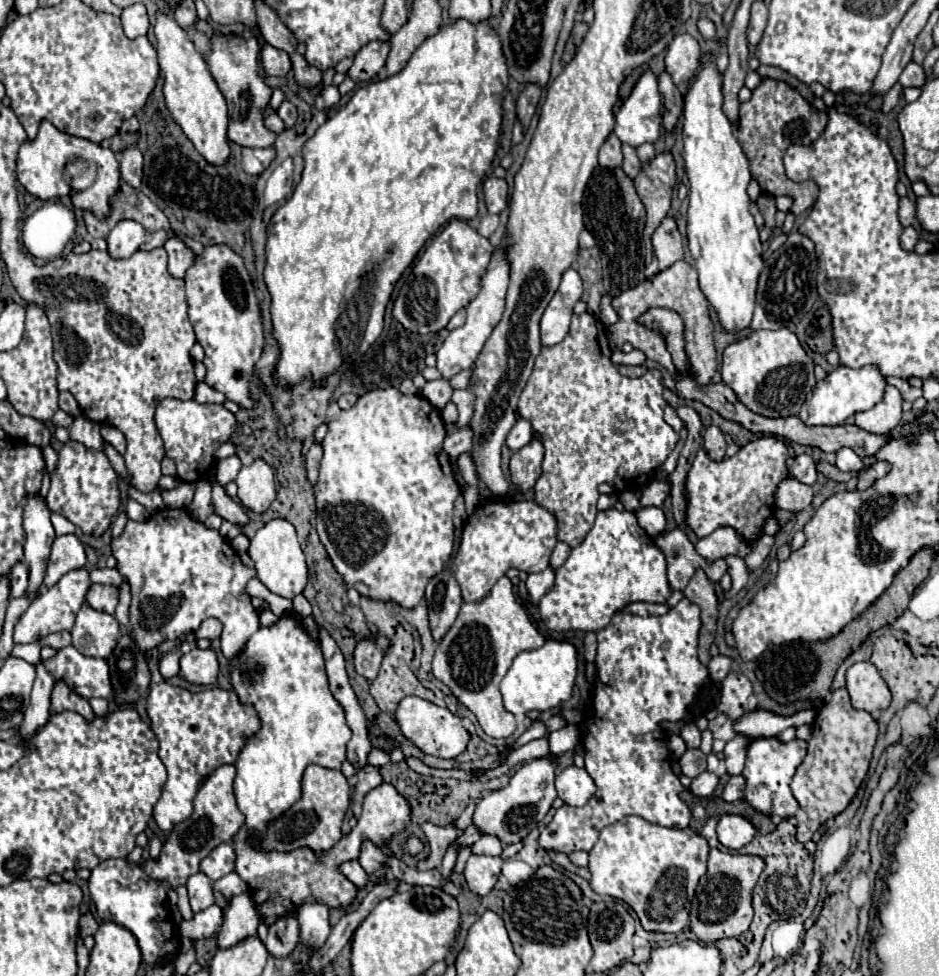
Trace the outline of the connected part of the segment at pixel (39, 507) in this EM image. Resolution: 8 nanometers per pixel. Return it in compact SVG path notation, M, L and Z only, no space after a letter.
M27 496L23 500L23 528L27 532L25 542L25 562L29 566L29 588L25 598L35 598L43 586L45 570L49 564L51 544L55 538L55 530L49 520L49 510L39 496Z

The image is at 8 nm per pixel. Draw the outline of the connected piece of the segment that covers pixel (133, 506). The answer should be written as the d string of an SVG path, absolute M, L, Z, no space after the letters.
M129 500L129 504L127 504L127 516L129 516L129 520L145 520L147 518L147 510L139 502Z

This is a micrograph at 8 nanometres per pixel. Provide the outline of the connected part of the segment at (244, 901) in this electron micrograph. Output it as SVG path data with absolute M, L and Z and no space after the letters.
M239 894L229 898L227 906L223 908L223 924L217 932L217 940L221 948L229 948L237 944L241 938L257 932L259 914L255 910L255 902L251 894Z

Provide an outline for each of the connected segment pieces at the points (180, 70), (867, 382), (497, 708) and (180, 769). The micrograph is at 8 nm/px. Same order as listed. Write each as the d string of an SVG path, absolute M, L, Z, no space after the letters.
M169 8L157 10L155 20L155 40L159 54L159 68L165 76L165 104L173 116L173 120L183 128L187 138L199 150L199 154L213 164L225 164L229 156L229 140L227 140L227 106L221 90L217 88L209 68L205 66L203 56L193 46L187 32L177 24L175 16Z
M839 364L837 370L829 372L823 380L819 380L815 384L813 392L807 396L805 404L801 406L799 418L807 426L819 426L819 424L837 426L837 424L843 424L849 416L873 408L881 400L883 388L885 388L885 378L881 376L879 370L873 370L873 366L863 366L859 370L853 370L853 368Z
M503 576L483 600L463 602L455 624L439 642L433 658L433 674L445 682L457 700L477 716L487 736L509 738L515 732L517 722L515 716L503 708L499 682L519 652L533 650L543 644L543 634L531 624L525 608L517 602L511 580Z
M154 648L148 660L151 672L151 690L147 696L147 714L151 720L151 730L159 740L159 758L167 768L167 782L163 786L161 798L153 808L157 826L163 832L171 832L179 822L187 820L193 810L193 798L201 782L223 764L233 764L245 738L257 732L259 722L251 706L237 702L237 696L229 690L201 690L189 692L185 688L171 686L163 682L159 672L158 649Z

